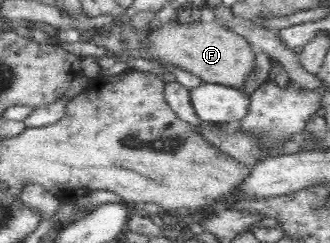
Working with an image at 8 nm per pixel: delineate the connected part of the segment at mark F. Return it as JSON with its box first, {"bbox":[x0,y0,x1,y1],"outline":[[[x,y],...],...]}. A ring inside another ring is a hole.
{"bbox":[88,22,256,92],"outline":[[[167,22],[163,24],[161,30],[157,30],[151,36],[151,42],[147,42],[147,30],[137,30],[133,32],[133,28],[113,28],[113,34],[109,38],[99,38],[99,36],[88,36],[95,38],[97,46],[103,46],[107,50],[111,50],[113,54],[119,56],[135,56],[139,58],[150,58],[151,61],[161,61],[167,65],[179,65],[180,69],[186,70],[188,73],[200,77],[204,83],[221,83],[226,87],[235,87],[235,89],[245,92],[245,84],[248,78],[253,75],[255,68],[256,49],[240,34],[229,28],[223,28],[223,24],[217,26],[212,22],[197,22],[197,24],[175,24],[175,22]]]}

